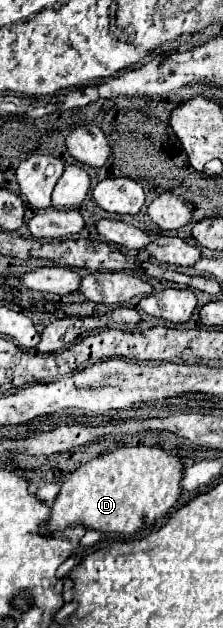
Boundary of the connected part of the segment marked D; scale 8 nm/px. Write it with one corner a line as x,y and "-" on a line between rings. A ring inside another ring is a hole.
124,446
98,456
74,470
62,484
50,508
46,534
68,526
84,526
98,532
118,532
130,536
166,516
166,512
176,504
180,496
182,470
180,458
150,446

